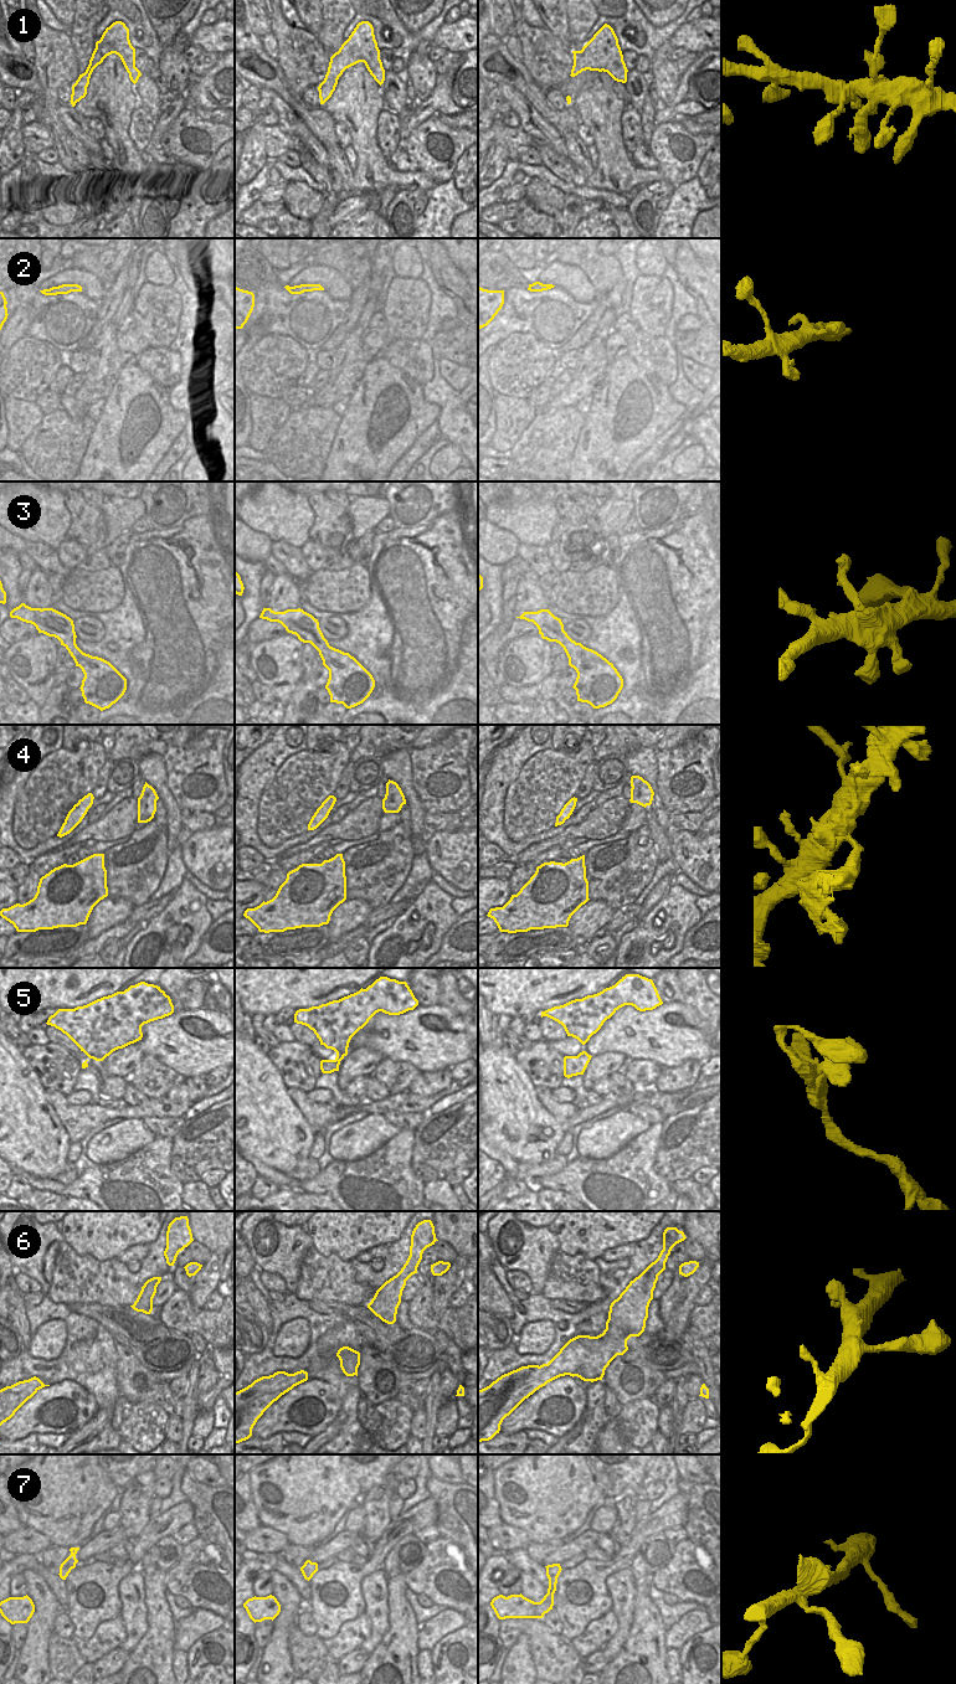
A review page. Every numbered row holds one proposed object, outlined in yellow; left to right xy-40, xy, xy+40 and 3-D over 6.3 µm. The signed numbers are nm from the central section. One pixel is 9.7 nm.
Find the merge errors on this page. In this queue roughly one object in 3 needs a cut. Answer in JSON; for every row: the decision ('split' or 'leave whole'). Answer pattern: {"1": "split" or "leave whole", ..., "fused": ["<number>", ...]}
{"1": "leave whole", "2": "leave whole", "3": "leave whole", "4": "split", "5": "leave whole", "6": "leave whole", "7": "leave whole", "fused": ["4"]}

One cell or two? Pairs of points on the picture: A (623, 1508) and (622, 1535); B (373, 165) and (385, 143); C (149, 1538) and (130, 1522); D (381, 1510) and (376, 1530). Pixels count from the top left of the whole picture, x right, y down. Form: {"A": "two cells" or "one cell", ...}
{"A": "one cell", "B": "two cells", "C": "two cells", "D": "one cell"}

